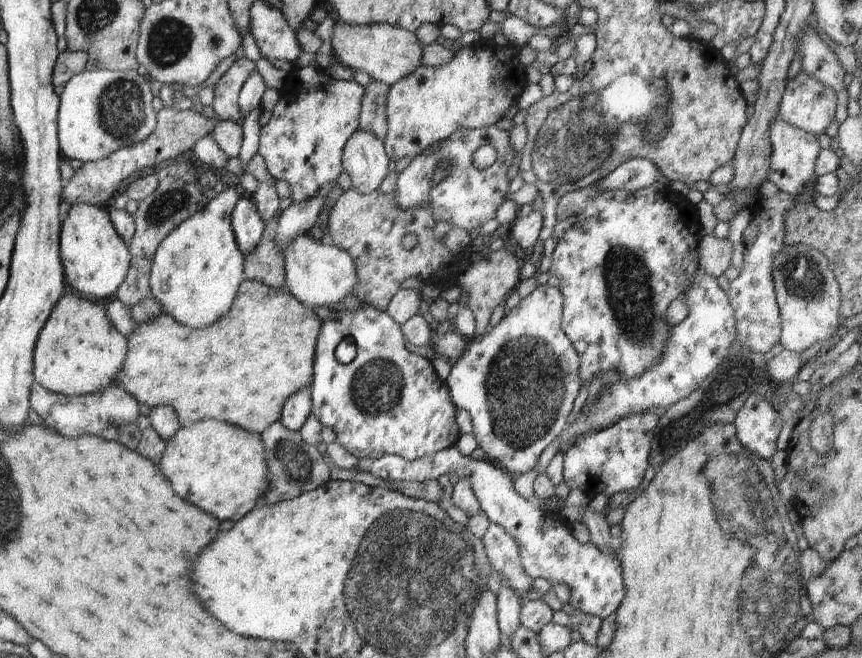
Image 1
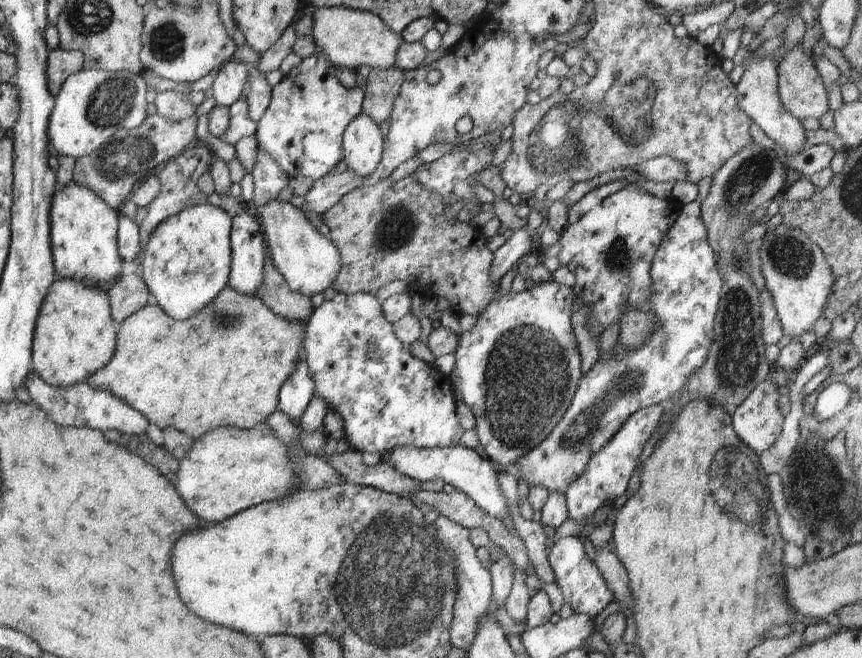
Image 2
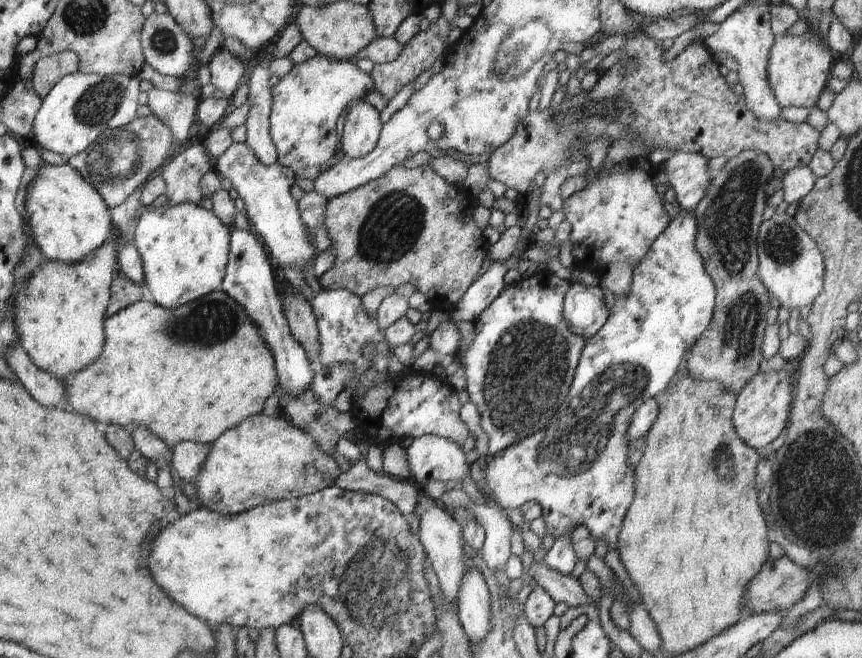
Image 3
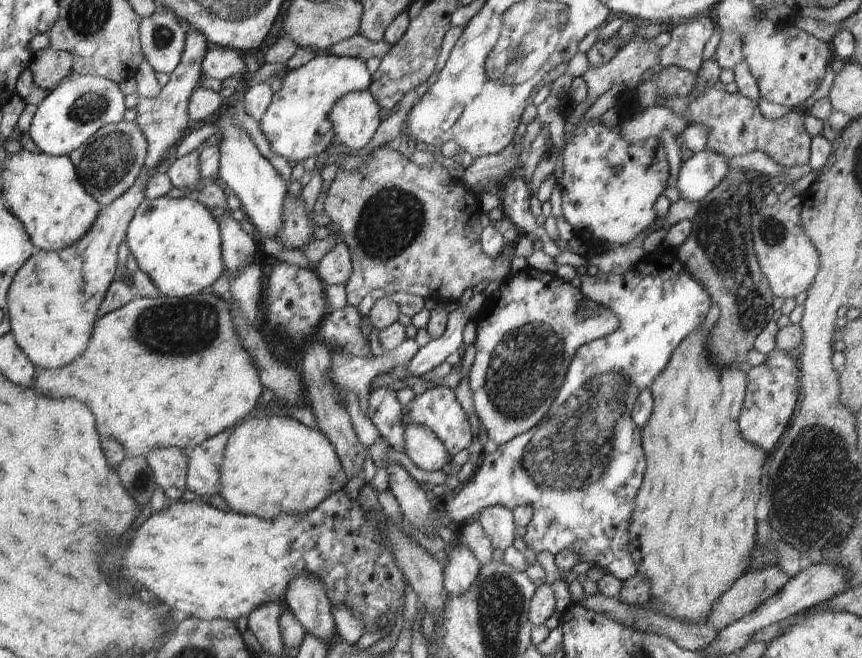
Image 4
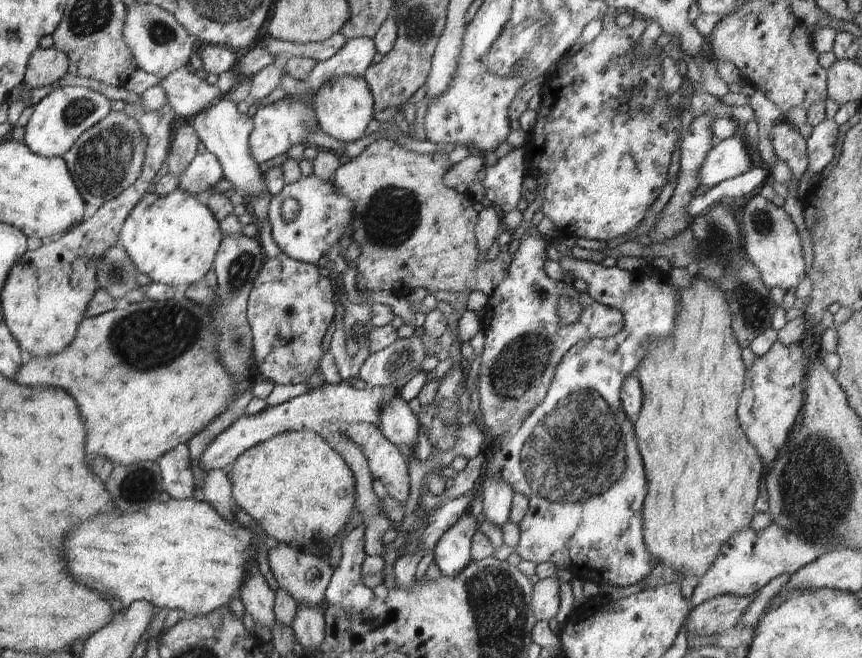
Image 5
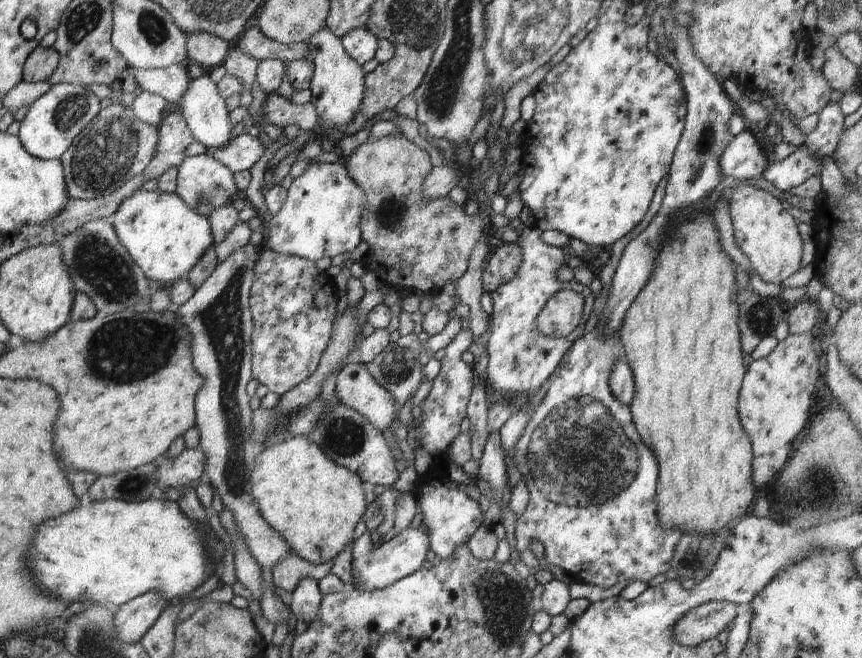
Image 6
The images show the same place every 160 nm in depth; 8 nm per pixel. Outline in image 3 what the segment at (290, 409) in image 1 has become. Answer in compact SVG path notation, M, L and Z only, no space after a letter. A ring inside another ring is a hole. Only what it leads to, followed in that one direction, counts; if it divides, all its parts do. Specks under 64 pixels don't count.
M249 230L231 232L225 275L218 290L224 291L244 308L250 322L270 349L275 362L280 392L298 396L311 386L316 367L308 360L302 345L292 336L283 311L283 303L276 290L270 256L264 251L262 245L263 242L259 242Z

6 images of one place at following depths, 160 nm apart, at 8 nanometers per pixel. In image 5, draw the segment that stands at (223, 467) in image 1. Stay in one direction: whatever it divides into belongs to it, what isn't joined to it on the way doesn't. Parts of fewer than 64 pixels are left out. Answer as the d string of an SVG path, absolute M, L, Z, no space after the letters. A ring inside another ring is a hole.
M288 430L288 432L276 434L276 436L270 438L270 440L258 442L256 446L248 448L246 452L241 456L238 456L230 468L231 471L229 472L229 479L231 482L232 498L234 498L234 502L236 502L236 505L240 509L244 510L246 514L249 514L256 524L262 526L271 541L285 543L290 546L294 546L295 548L299 548L300 550L305 550L307 553L311 553L312 555L321 557L322 552L318 550L318 546L316 546L316 544L326 544L326 542L331 541L334 542L334 537L338 534L338 530L346 526L346 523L349 522L350 514L355 512L355 480L348 464L344 462L342 456L340 456L338 452L335 452L333 448L330 447L330 444L326 442L321 434L317 434L312 430L300 430L293 432Z

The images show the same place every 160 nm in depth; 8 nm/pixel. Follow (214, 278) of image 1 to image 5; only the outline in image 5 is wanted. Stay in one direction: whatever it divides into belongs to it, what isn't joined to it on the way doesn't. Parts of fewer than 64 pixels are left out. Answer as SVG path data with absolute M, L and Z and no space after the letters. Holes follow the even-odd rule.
M177 189L168 195L158 196L155 193L146 193L144 198L134 206L134 210L128 214L122 231L120 232L119 243L128 254L135 268L146 277L152 279L152 283L160 283L174 287L186 284L192 286L206 278L206 274L213 269L214 260L218 253L223 235L219 223L214 219L210 210L204 203L192 194Z

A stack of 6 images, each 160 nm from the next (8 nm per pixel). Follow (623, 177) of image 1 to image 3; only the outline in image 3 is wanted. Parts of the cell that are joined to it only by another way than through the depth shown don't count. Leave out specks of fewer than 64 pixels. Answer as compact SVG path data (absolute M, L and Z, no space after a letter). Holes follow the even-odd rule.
M676 151L664 164L661 178L676 188L681 208L694 215L713 178L709 173L709 160L698 153Z

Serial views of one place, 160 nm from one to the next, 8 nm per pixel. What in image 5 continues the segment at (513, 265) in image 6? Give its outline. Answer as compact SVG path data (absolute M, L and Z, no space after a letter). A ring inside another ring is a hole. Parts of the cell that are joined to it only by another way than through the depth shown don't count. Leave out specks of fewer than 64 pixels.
M380 138L372 144L369 144L362 154L352 158L347 164L341 165L333 175L334 188L338 194L344 194L346 198L350 198L352 202L352 231L351 240L357 242L361 248L358 260L353 264L356 268L356 285L360 291L371 292L386 290L394 294L397 298L407 298L416 288L424 288L428 291L428 294L438 291L456 292L483 292L487 297L492 295L492 292L506 279L508 270L512 264L513 255L509 252L501 252L494 260L480 261L478 246L476 245L475 228L479 220L479 214L474 210L475 202L472 200L472 196L465 192L460 194L455 189L446 186L444 177L448 170L451 168L449 161L449 154L439 151L438 153L432 153L428 155L416 154L408 151L403 147L400 147L392 140L386 140L386 138Z

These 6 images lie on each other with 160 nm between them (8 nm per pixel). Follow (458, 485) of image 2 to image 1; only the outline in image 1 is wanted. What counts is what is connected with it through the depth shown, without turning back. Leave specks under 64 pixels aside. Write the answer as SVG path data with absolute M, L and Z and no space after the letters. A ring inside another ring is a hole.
M455 446L416 460L387 454L377 459L358 459L357 471L366 471L383 481L437 480L442 474L465 478L478 499L481 512L491 523L503 526L519 545L520 558L530 578L544 578L551 584L559 582L569 588L569 604L586 614L609 617L617 611L625 595L621 560L616 552L601 551L591 542L580 543L570 532L570 524L558 513L543 512L540 507L520 496L513 488L513 477L490 460L476 460L463 455Z

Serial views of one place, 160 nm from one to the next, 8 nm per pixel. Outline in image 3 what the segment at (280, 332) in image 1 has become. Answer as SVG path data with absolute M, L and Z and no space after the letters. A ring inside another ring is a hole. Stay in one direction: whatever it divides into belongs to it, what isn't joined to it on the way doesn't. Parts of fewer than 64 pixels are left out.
M212 291L206 296L201 296L188 304L173 309L167 309L156 302L140 300L107 318L104 321L104 330L105 341L100 356L91 365L77 370L76 373L66 375L64 379L58 379L65 386L65 399L72 410L81 415L91 416L95 421L127 429L146 427L154 436L161 438L171 448L184 441L211 444L220 438L226 430L238 426L245 418L262 413L265 400L276 393L277 372L270 349L258 334L253 323L250 322L244 308L224 291Z

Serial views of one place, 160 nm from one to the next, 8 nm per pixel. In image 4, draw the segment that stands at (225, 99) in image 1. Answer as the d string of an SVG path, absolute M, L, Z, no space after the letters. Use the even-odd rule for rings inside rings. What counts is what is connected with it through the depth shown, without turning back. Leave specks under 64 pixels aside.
M226 47L208 50L201 67L204 74L214 80L226 80L235 74L246 74L243 54Z

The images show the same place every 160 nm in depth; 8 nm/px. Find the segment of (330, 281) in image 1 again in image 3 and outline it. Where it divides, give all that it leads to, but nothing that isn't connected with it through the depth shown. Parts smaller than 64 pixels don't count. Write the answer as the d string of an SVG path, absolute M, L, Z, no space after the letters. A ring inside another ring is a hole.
M232 143L214 162L214 170L216 170L222 178L228 178L232 182L233 188L238 192L242 202L246 205L245 215L252 220L256 234L260 234L262 242L268 246L270 250L269 256L276 260L279 265L283 267L294 266L303 268L309 260L316 259L320 252L318 252L315 244L309 241L309 236L306 232L306 226L302 222L297 201L292 197L290 188L297 179L292 169L287 169L278 161L270 166L262 164L261 160L256 158L255 152L246 143Z

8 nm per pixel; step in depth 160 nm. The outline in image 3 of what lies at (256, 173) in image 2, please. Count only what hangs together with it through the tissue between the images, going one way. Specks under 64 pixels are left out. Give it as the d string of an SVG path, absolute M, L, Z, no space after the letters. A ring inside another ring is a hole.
M270 51L265 59L256 66L248 81L249 113L246 117L246 144L255 152L256 158L264 166L277 161L277 150L269 133L269 116L273 105L270 82L271 74L268 70L269 62L273 59Z

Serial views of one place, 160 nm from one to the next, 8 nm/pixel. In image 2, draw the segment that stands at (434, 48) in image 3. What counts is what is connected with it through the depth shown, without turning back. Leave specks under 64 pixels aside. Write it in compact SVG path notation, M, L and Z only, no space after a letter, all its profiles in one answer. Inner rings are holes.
M398 68L372 70L364 90L363 113L380 126L390 119L392 108L404 82L404 71Z

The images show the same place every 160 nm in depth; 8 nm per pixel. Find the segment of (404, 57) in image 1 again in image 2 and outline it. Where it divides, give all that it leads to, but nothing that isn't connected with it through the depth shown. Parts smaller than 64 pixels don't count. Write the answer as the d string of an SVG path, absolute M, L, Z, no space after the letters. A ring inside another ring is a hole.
M318 7L312 14L314 18L314 42L318 50L324 50L330 63L340 69L348 68L351 72L358 72L362 66L369 66L371 70L388 70L396 66L396 52L404 38L396 34L378 17L370 12L350 10L338 7Z

